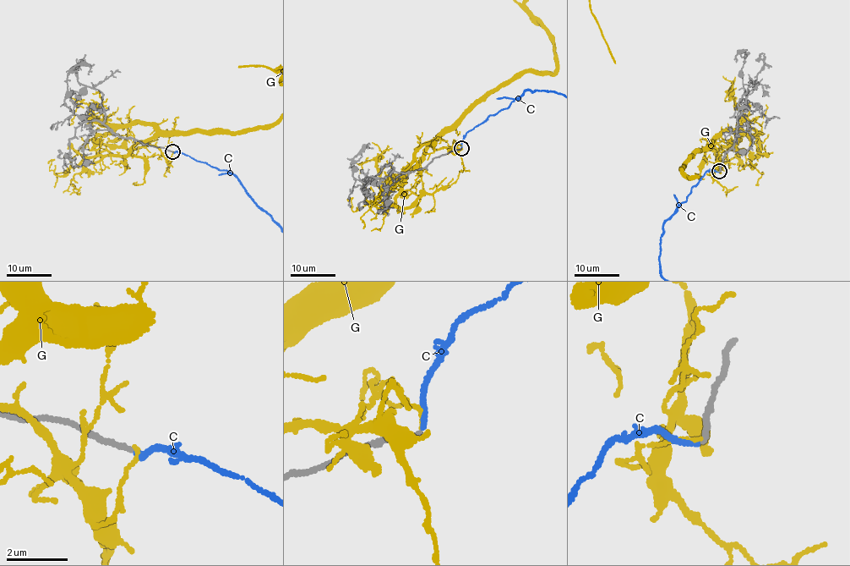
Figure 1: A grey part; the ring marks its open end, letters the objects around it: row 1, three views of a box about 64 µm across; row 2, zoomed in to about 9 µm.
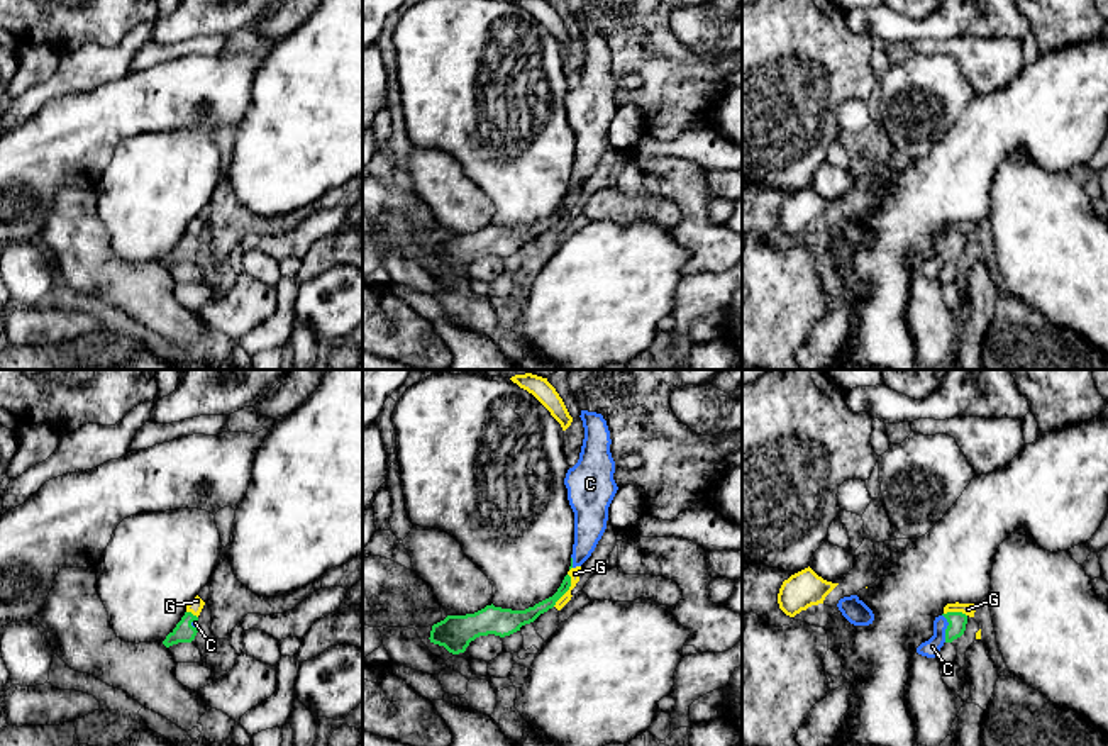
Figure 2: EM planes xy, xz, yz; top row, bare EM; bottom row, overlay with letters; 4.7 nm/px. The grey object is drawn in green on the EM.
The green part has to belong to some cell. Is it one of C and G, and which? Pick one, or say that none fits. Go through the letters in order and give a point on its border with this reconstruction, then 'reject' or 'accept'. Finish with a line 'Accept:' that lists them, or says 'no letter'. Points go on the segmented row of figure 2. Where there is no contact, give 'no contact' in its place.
C: yz (947, 628) | accept
G: xz (568, 589) | reject
Accept: C

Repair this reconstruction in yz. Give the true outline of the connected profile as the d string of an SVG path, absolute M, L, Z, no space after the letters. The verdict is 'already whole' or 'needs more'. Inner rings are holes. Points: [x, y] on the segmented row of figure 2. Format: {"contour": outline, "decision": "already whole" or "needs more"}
{"contour": "M947 612L933 621L933 636L917 648L917 653L935 658L945 643L952 643L966 631L967 615L962 612Z", "decision": "needs more"}

